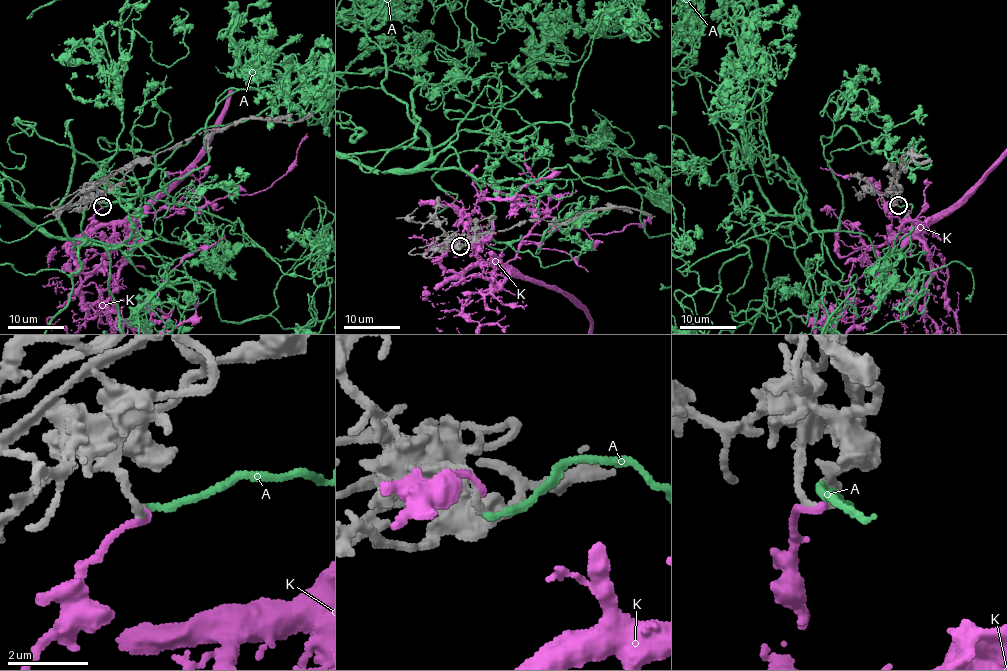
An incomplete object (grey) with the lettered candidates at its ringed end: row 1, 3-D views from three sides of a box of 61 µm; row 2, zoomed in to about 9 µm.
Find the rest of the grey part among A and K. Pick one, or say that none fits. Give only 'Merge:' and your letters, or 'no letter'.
Merge: A

